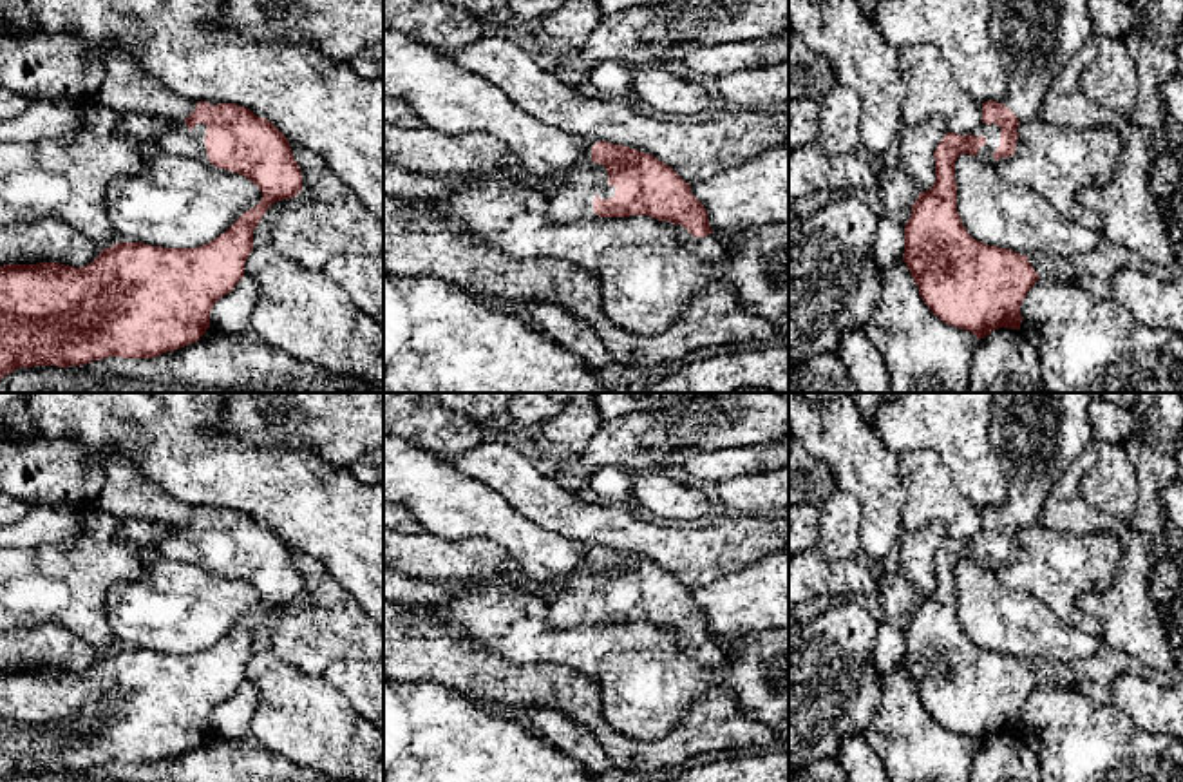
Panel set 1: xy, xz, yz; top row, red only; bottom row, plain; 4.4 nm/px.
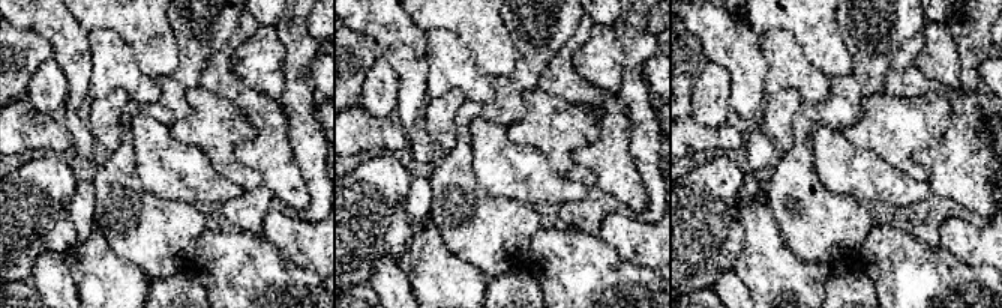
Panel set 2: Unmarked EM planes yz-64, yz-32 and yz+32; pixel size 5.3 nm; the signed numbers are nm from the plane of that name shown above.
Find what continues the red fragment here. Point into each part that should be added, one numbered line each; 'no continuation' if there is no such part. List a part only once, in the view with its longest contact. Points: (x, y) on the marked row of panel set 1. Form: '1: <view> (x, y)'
1: xz (572, 201)

